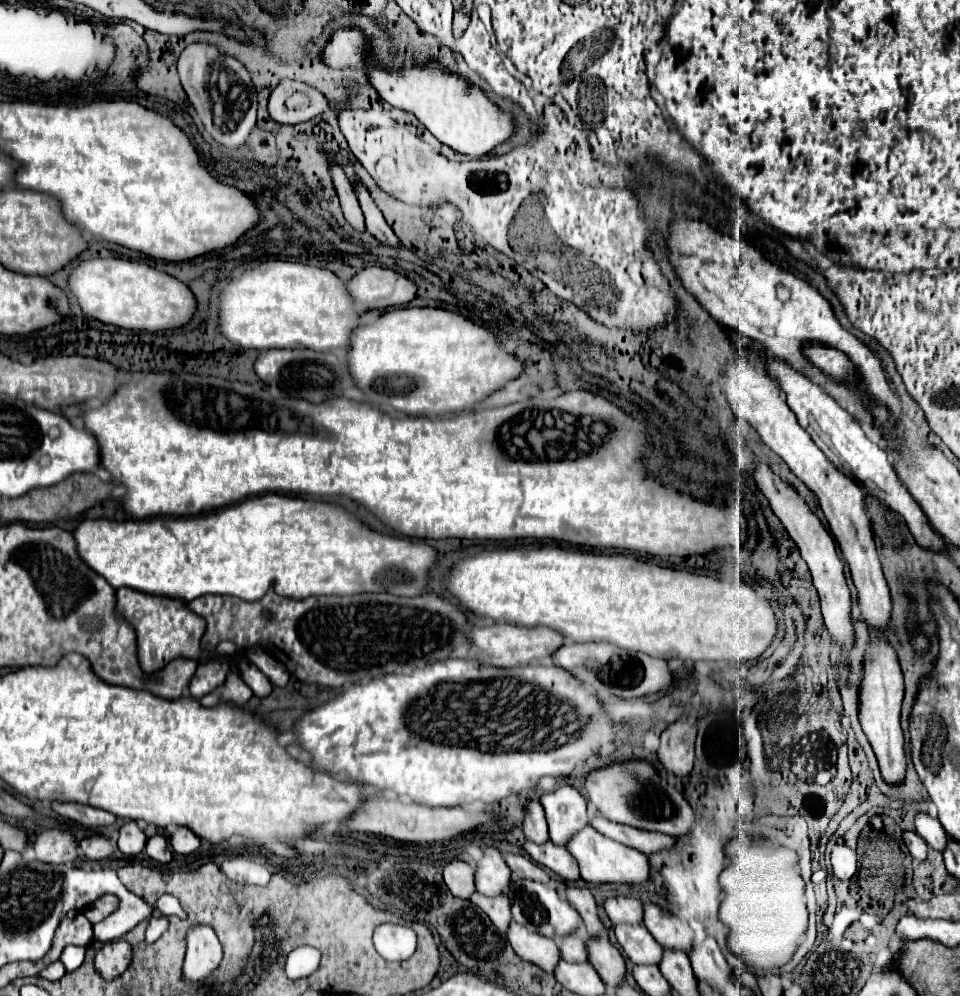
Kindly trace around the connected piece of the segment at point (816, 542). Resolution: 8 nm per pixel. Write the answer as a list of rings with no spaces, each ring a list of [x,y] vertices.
[[[757,466],[755,470],[755,480],[759,490],[765,494],[769,500],[775,516],[781,520],[789,536],[795,540],[801,558],[807,562],[809,572],[813,576],[813,586],[817,588],[821,596],[821,612],[825,618],[825,626],[831,634],[831,638],[841,646],[843,652],[849,652],[855,646],[855,628],[853,628],[853,618],[851,618],[851,592],[845,580],[845,568],[843,560],[837,554],[837,544],[831,536],[831,532],[823,526],[819,516],[811,510],[811,506],[805,502],[805,498],[799,496],[799,492],[789,486],[785,480],[781,480],[777,474],[769,470],[769,466]]]

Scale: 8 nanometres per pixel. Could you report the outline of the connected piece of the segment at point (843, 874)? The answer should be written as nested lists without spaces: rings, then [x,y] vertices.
[[[837,844],[831,852],[831,864],[833,864],[833,874],[839,880],[851,880],[857,874],[857,858],[855,850]]]

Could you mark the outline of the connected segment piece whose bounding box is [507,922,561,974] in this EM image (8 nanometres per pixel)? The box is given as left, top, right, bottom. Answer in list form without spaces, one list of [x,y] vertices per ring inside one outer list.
[[[511,922],[507,930],[509,944],[521,956],[521,960],[537,964],[543,972],[553,974],[555,966],[561,962],[561,954],[557,952],[557,944],[551,938],[529,932],[525,926]]]

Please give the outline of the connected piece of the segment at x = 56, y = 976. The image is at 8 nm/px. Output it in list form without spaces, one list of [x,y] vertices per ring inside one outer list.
[[[61,962],[49,964],[47,968],[43,968],[43,970],[39,972],[39,976],[41,976],[41,978],[45,978],[45,980],[61,980],[61,978],[63,978],[63,974],[65,974],[65,968],[63,968],[63,964],[61,964]]]

